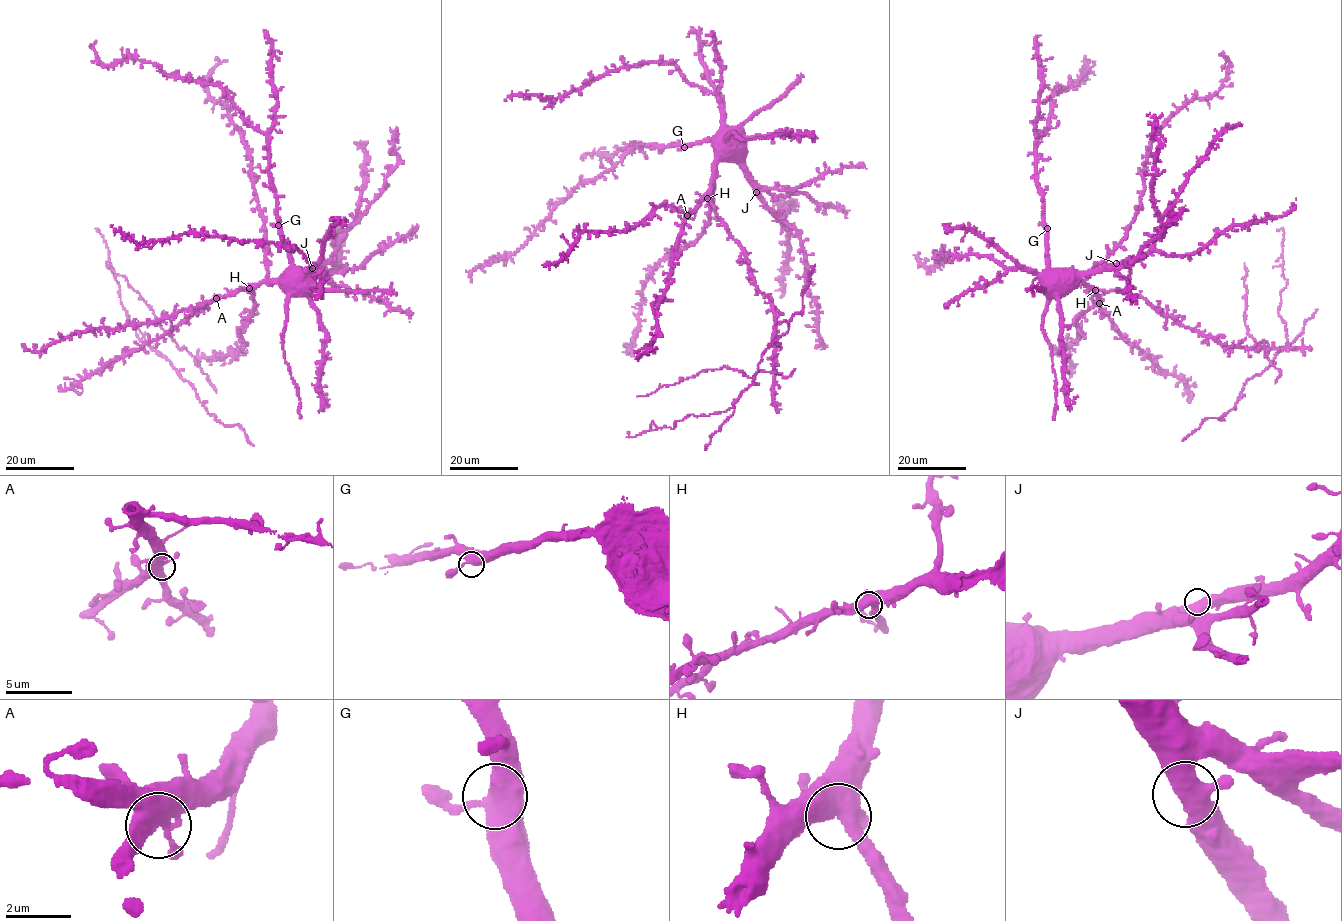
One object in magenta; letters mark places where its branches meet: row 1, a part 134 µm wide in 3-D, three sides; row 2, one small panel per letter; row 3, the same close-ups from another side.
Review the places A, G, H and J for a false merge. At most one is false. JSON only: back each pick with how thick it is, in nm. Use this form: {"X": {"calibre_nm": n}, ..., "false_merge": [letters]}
{"J": {"calibre_nm": 460}, "false_merge": ["J"]}

